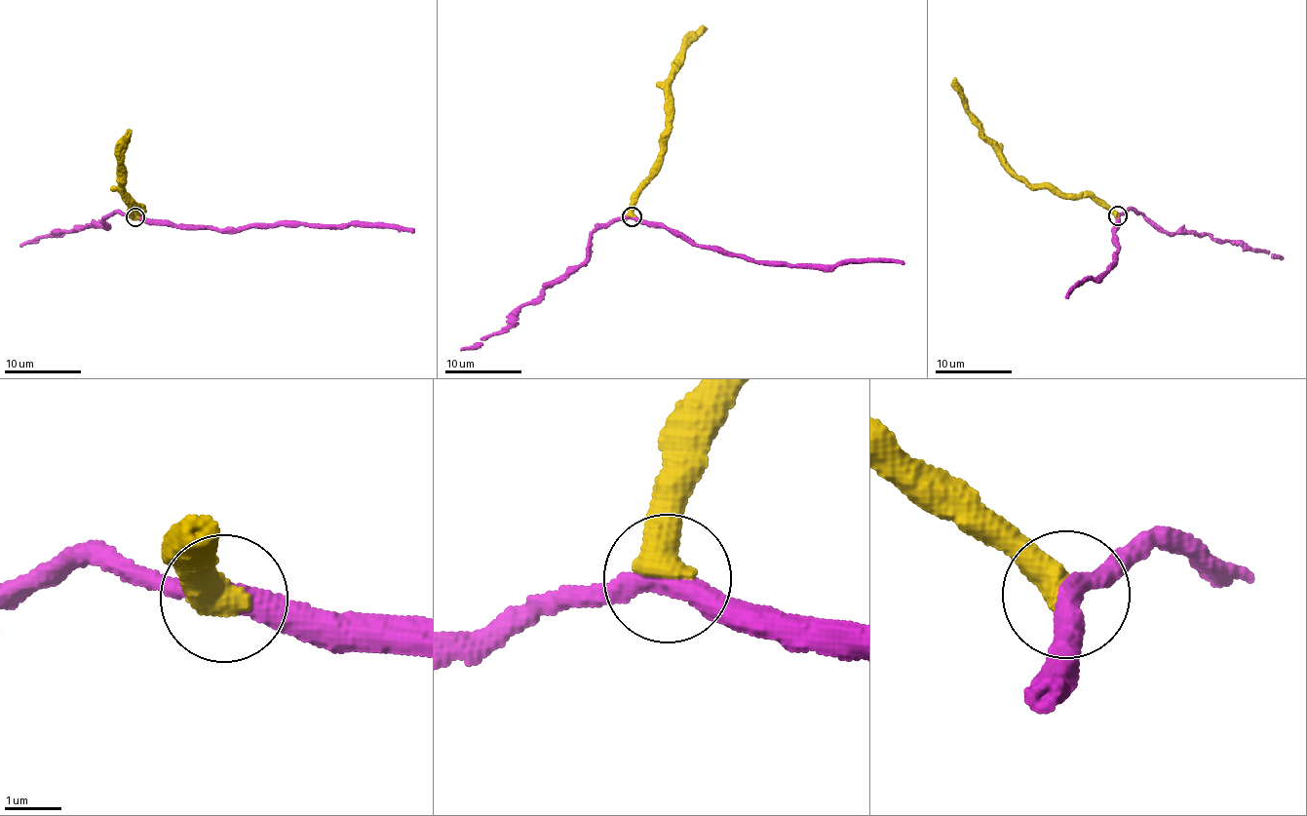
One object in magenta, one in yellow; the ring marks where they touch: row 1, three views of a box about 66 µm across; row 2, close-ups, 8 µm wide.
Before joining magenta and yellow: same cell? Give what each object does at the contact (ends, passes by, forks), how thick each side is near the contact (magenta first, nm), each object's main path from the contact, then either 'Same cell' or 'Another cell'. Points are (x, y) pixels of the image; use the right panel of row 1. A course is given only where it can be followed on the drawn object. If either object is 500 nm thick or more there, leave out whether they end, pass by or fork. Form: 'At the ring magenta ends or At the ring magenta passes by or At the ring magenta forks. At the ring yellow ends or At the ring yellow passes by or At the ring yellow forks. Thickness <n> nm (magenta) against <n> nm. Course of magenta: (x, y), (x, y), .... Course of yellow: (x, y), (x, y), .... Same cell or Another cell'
Thickness 360 nm (magenta) against 550 nm. Course of magenta: (1117, 215), (1112, 241), (1118, 250), (1112, 256), (1115, 263), (1096, 283), (1088, 279), (1065, 297). Course of yellow: (1117, 215), (1089, 197), (1031, 186), (1021, 180), (984, 135), (982, 123), (968, 109), (954, 78). Same cell

